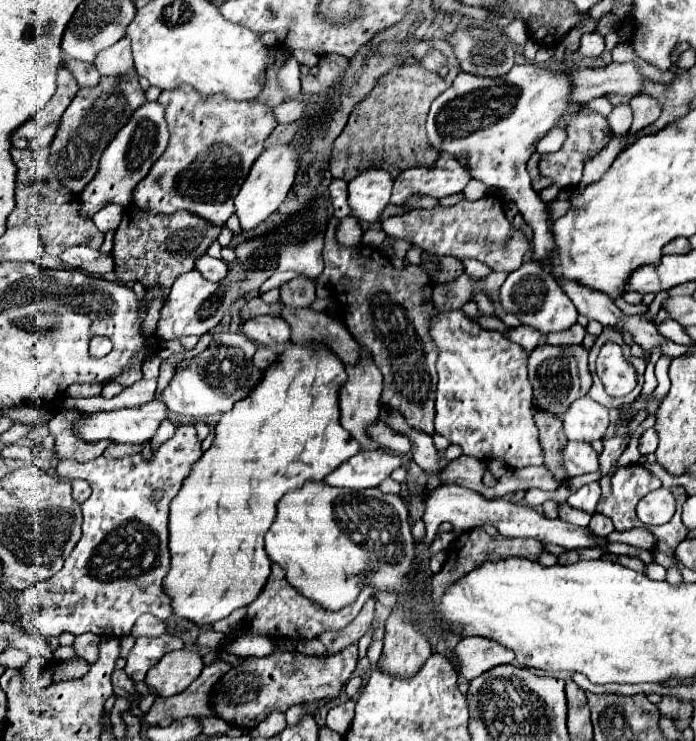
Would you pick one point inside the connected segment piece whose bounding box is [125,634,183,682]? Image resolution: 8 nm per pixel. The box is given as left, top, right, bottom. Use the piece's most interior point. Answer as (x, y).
(147, 652)

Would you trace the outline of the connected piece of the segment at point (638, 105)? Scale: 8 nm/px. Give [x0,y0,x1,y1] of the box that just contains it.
[631,94,661,132]

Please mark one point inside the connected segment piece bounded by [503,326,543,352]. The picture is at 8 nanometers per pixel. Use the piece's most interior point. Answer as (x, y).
(525, 336)

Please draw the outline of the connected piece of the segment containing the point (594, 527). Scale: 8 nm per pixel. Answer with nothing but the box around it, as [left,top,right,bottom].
[589,514,615,538]

